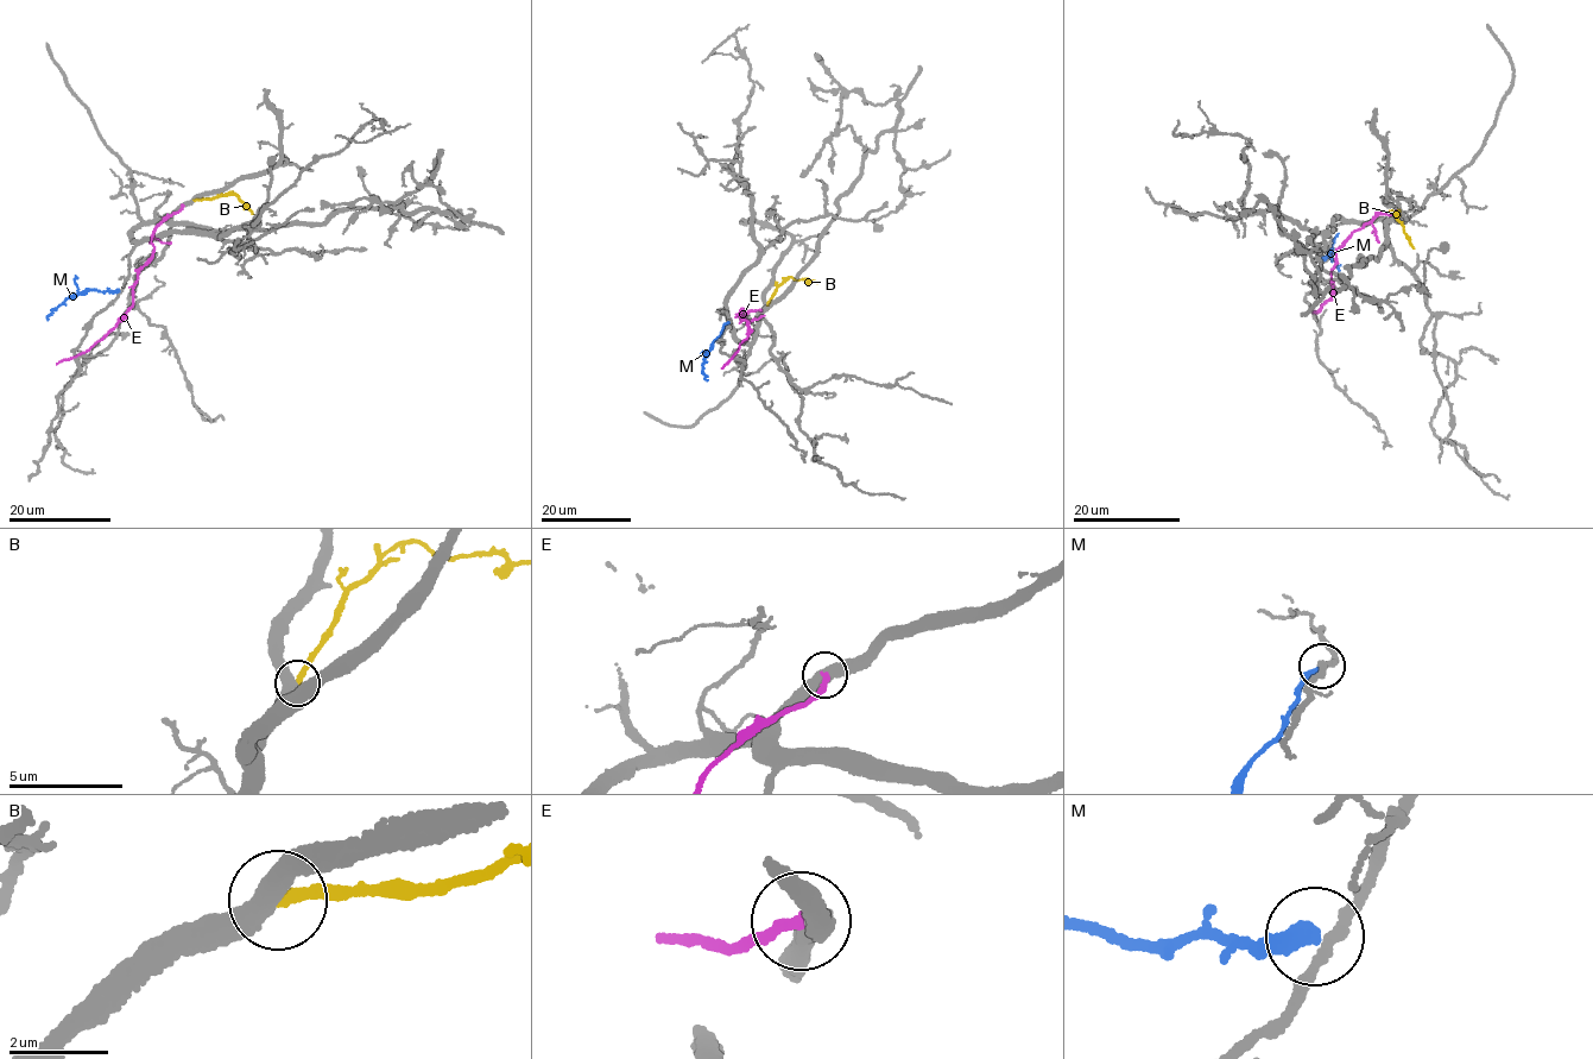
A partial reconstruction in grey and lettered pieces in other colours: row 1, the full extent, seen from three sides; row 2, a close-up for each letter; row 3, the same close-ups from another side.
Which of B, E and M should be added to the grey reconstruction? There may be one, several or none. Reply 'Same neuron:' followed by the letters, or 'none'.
Same neuron: none

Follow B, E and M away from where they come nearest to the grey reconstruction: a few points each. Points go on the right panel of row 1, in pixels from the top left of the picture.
B: (1398, 210), (1395, 212), (1414, 249)
E: (1397, 212), (1378, 212), (1346, 239), (1337, 251), (1337, 263), (1331, 271), (1331, 298), (1313, 313)
M: (1325, 259), (1331, 250), (1339, 271)

